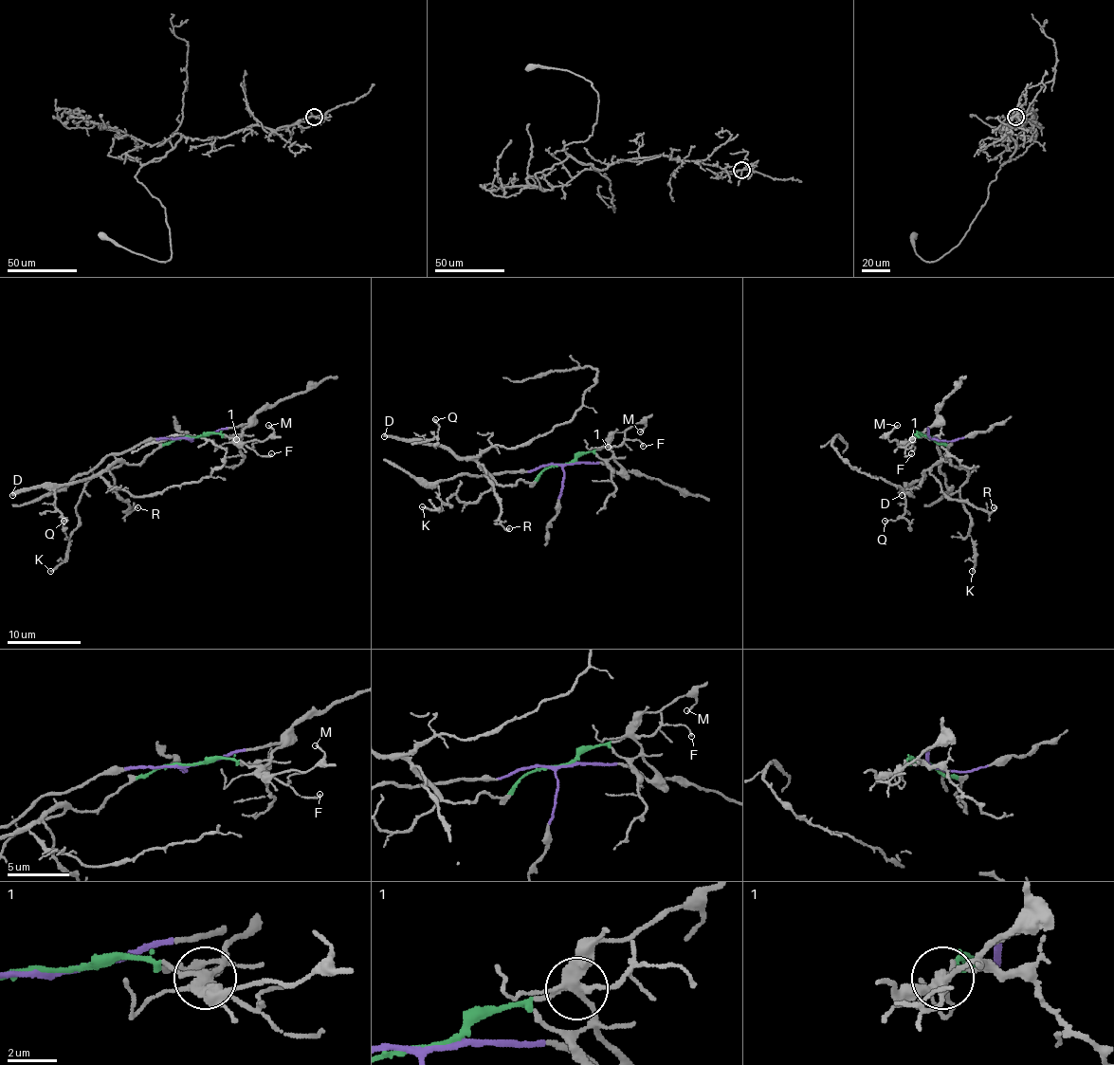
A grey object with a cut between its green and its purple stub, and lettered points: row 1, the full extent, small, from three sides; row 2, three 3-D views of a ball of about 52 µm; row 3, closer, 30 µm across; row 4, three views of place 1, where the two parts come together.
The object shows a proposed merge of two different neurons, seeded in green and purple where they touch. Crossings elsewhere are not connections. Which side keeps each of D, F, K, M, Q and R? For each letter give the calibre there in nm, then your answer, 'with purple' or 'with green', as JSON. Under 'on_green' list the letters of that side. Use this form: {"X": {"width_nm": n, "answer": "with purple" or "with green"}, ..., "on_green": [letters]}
{"D": {"width_nm": 320, "answer": "with green"}, "F": {"width_nm": 120, "answer": "with green"}, "K": {"width_nm": 190, "answer": "with green"}, "M": {"width_nm": 150, "answer": "with purple"}, "Q": {"width_nm": 130, "answer": "with green"}, "R": {"width_nm": 160, "answer": "with green"}, "on_green": ["D", "F", "K", "Q", "R"]}

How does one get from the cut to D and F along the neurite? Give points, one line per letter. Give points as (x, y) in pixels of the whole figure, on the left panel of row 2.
D: (191, 437), (174, 438), (138, 465), (113, 461), (101, 471), (68, 485), (31, 486), (11, 496)
F: (191, 437), (221, 433), (241, 440), (260, 455), (270, 453)

